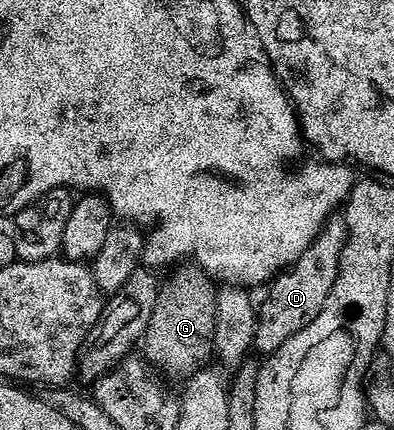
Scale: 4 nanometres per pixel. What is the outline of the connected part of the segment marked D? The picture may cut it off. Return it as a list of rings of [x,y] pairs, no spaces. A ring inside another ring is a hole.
[[[332,217],[323,225],[319,235],[312,240],[309,248],[301,252],[301,256],[292,266],[287,267],[282,274],[278,275],[270,283],[271,291],[267,299],[257,306],[257,317],[255,319],[255,345],[254,349],[260,355],[272,354],[289,336],[301,332],[321,312],[329,292],[333,288],[336,276],[339,275],[339,257],[343,251],[343,241],[347,239],[347,226],[342,217]]]

